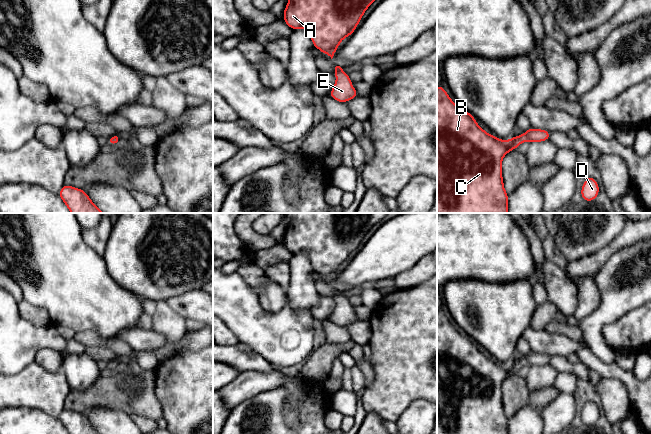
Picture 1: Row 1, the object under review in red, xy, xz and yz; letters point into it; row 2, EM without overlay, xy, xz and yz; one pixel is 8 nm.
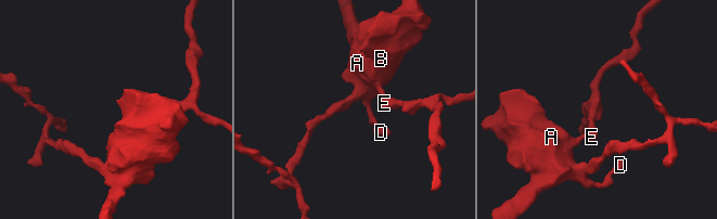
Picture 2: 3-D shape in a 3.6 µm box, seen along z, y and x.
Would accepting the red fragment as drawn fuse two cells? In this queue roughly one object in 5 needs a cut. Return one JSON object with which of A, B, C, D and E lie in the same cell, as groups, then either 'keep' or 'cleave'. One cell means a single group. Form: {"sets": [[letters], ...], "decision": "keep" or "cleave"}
{"sets": [["A", "B", "C", "D", "E"]], "decision": "keep"}

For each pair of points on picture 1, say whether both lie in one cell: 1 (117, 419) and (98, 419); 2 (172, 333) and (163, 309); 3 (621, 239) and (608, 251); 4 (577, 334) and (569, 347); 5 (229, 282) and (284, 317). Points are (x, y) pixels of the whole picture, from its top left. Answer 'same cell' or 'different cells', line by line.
1: same cell
2: same cell
3: same cell
4: different cells
5: same cell

